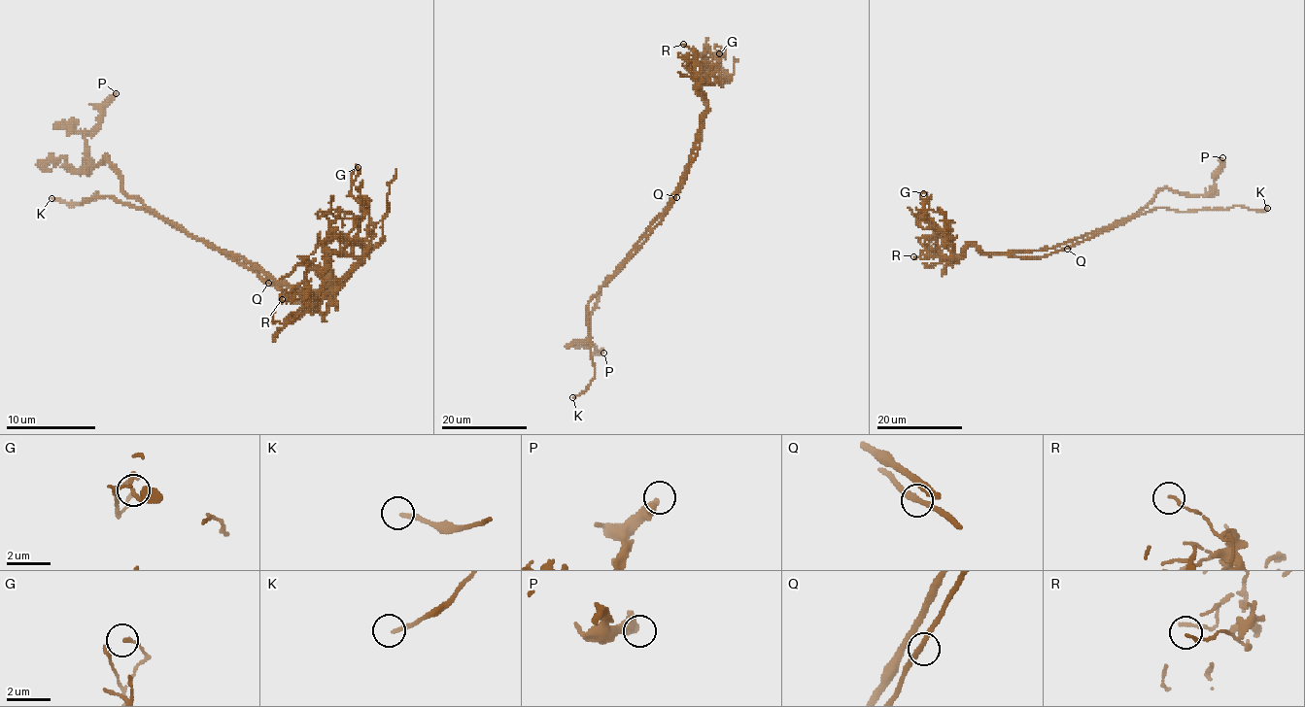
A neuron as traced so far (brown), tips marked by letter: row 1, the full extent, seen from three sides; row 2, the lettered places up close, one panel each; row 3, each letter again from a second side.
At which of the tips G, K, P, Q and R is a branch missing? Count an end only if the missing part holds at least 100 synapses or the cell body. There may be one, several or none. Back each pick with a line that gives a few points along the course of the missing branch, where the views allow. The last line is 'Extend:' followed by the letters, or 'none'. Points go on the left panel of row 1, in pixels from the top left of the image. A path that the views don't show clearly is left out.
K: course (51, 198), (26, 200), (33, 207), (85, 231), (98, 250), (109, 254)
Extend: K

